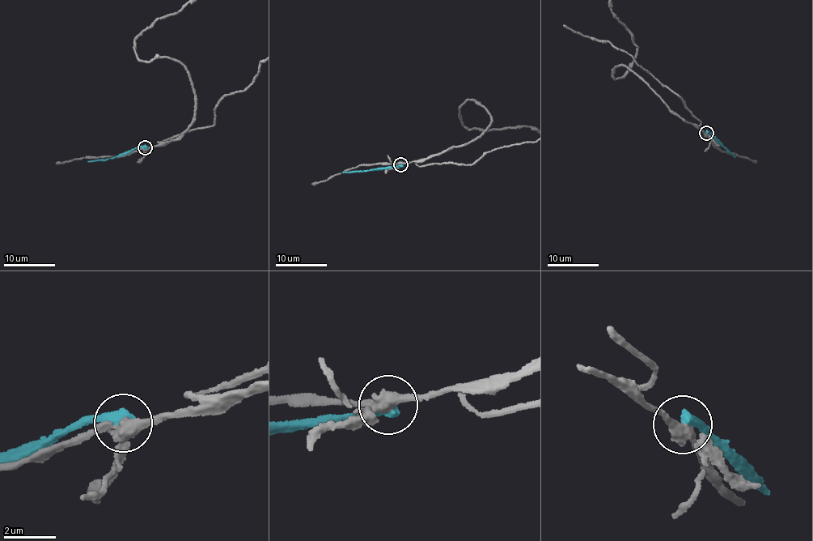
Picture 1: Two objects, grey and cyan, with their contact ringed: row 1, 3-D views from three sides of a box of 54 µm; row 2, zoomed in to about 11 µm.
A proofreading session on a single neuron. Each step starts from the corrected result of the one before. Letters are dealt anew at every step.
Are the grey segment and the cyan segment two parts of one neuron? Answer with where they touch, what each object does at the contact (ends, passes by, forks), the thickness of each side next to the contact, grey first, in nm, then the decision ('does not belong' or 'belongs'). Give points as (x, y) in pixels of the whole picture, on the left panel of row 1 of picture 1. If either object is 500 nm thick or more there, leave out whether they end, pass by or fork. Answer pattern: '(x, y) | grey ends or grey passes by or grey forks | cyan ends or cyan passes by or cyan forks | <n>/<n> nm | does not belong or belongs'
(145, 147) | grey forks | cyan ends | 360/440 nm | does not belong

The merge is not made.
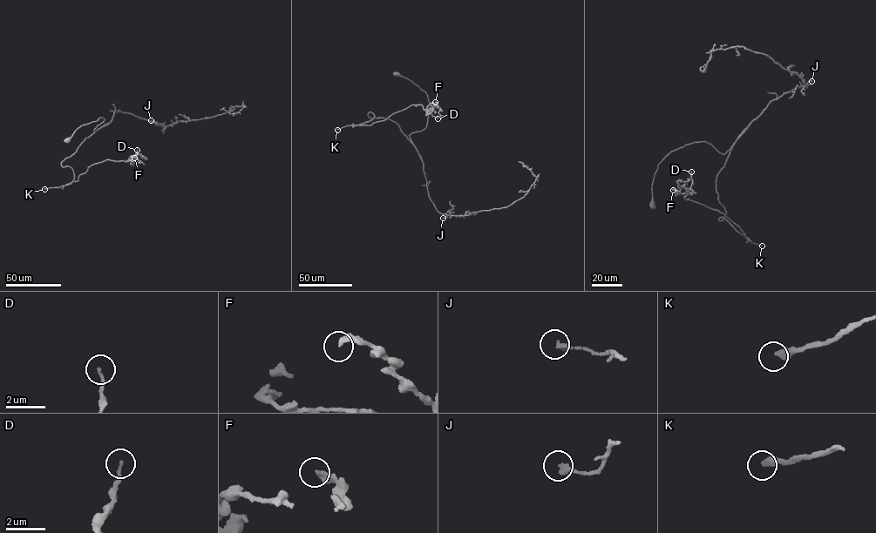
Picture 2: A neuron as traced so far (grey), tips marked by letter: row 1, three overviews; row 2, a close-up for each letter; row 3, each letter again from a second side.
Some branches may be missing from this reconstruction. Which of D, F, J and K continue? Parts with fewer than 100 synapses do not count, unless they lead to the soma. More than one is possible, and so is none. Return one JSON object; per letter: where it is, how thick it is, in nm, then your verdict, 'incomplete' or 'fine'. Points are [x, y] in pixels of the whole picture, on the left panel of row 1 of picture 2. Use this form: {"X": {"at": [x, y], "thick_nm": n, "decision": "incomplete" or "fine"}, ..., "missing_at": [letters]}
{"D": {"at": [137, 150], "thick_nm": 160, "decision": "fine"}, "F": {"at": [134, 158], "thick_nm": 360, "decision": "fine"}, "J": {"at": [151, 120], "thick_nm": 280, "decision": "fine"}, "K": {"at": [44, 189], "thick_nm": 400, "decision": "incomplete"}, "missing_at": ["K"]}

